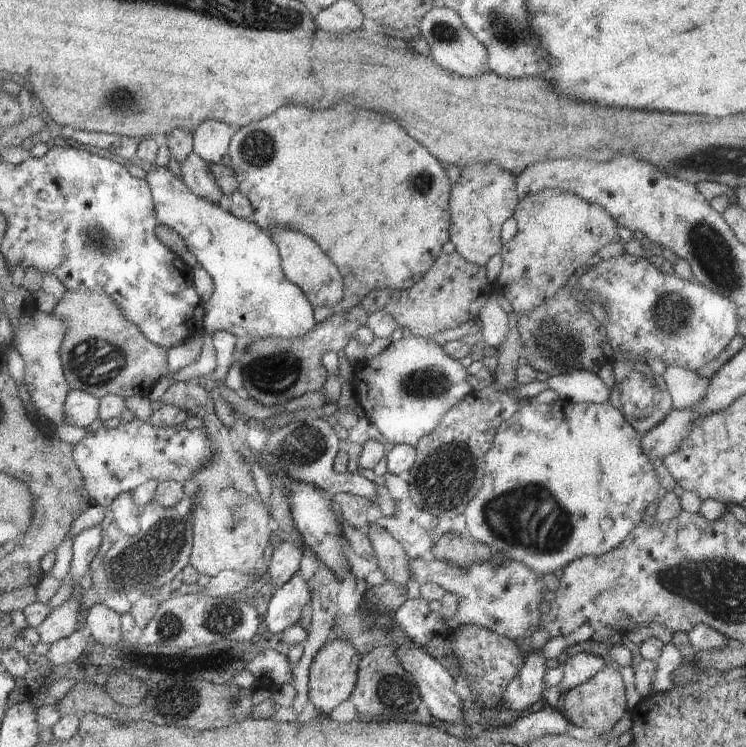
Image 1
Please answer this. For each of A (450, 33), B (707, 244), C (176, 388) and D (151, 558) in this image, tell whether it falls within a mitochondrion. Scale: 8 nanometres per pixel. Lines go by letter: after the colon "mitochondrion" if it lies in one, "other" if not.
A: mitochondrion
B: mitochondrion
C: other
D: mitochondrion

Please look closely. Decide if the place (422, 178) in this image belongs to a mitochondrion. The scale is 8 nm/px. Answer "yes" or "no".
yes

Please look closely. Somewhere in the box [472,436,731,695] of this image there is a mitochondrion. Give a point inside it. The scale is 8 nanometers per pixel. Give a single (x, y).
(533, 502)

